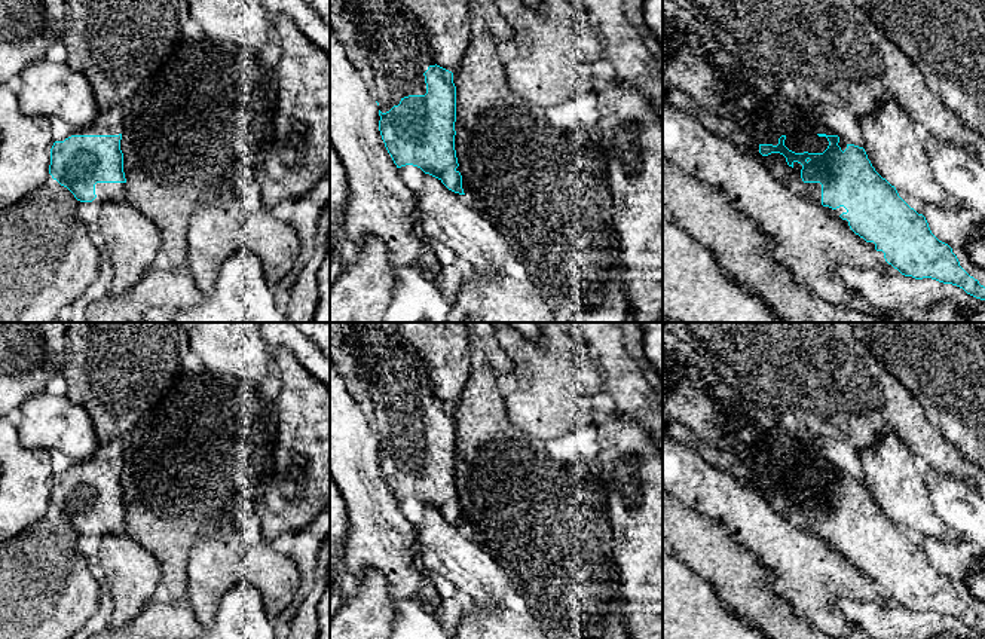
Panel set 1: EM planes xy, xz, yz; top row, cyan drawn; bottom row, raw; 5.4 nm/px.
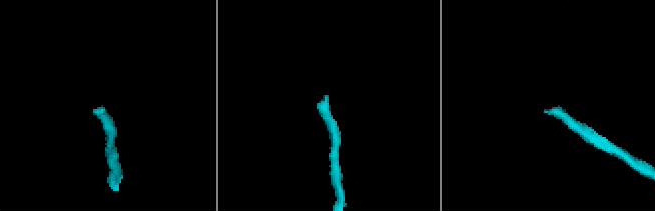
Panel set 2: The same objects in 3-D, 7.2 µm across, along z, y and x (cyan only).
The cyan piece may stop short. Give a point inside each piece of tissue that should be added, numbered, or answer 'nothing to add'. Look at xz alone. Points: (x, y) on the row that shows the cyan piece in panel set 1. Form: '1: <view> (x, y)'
1: xz (391, 51)

